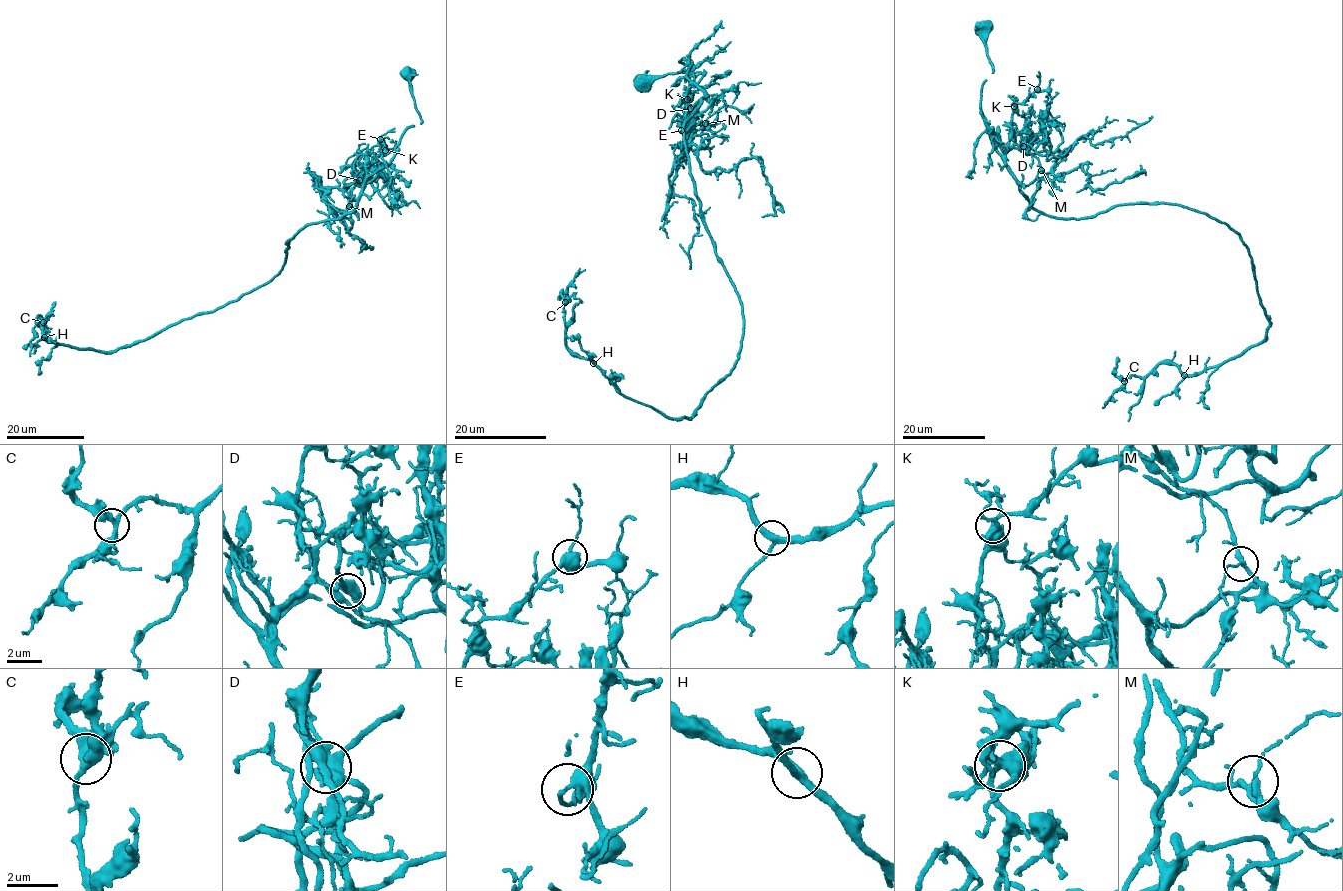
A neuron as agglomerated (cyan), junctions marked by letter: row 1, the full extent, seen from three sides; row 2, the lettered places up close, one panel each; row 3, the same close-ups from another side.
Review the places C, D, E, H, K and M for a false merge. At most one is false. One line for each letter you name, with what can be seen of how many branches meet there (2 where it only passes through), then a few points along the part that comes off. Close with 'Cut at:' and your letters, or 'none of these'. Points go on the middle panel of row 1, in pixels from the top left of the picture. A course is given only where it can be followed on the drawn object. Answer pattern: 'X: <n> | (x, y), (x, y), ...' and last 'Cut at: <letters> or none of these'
D: 3 | (690, 108), (696, 83), (690, 175), (743, 324), (690, 418), (566, 346), (585, 269)
Cut at: D

